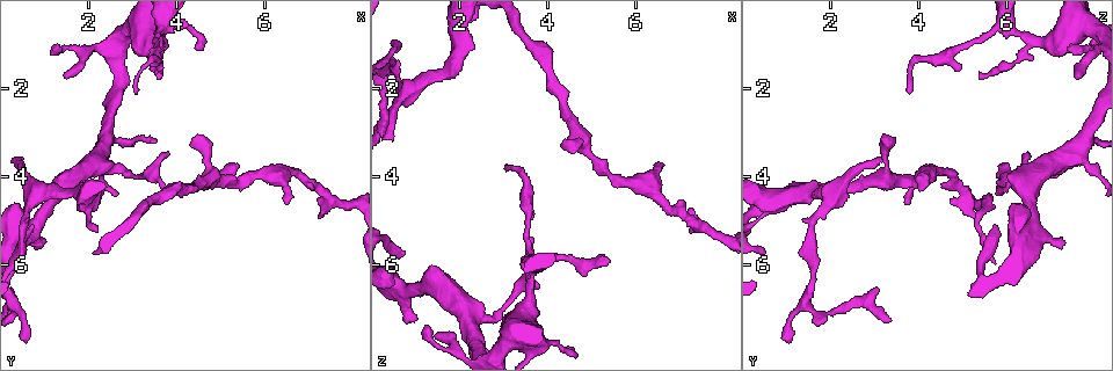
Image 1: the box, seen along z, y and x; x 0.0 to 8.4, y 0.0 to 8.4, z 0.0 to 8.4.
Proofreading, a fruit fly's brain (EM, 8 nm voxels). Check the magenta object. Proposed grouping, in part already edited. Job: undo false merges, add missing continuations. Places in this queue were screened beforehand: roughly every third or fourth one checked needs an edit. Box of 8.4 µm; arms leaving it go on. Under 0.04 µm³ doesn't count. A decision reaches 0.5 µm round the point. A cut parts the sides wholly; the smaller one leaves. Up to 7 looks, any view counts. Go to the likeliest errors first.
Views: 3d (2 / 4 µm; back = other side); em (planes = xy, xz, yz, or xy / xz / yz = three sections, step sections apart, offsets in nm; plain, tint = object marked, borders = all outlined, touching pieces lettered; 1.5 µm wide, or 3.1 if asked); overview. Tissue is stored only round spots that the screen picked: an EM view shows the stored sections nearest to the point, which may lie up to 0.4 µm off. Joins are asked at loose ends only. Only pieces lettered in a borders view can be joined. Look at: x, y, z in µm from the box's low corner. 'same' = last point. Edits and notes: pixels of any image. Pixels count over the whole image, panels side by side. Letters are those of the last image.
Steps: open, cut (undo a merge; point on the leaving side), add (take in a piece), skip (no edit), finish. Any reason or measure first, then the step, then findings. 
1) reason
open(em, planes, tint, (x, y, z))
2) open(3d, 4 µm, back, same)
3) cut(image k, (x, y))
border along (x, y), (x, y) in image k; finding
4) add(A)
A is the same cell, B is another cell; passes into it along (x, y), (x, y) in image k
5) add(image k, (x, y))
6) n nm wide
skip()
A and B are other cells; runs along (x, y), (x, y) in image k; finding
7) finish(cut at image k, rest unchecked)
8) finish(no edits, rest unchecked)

open(3d, 4 µm, (1.05, 5.50, 7.30))

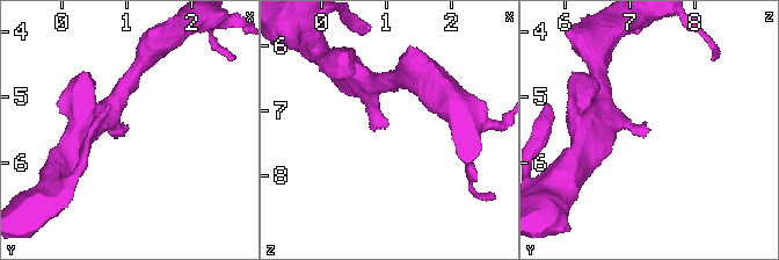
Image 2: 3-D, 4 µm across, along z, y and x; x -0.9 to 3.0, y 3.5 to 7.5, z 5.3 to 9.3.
now the EM
open(em, yz, step 4, tint, (1.05, 5.45, 7.25))

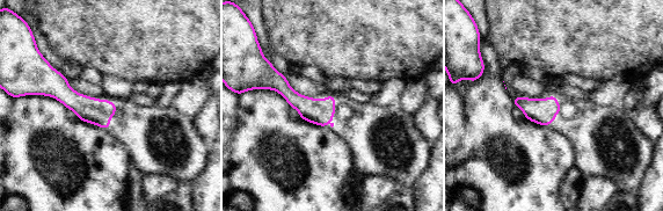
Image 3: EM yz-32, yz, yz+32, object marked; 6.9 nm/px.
another direction
open(em, planes, borders, same)

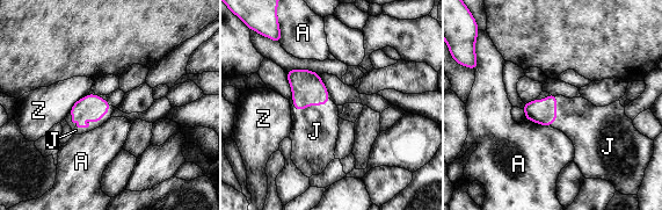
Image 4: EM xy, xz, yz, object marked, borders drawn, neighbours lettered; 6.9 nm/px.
J touches over 300 nm
add(J)
J is the same cell, A and Z are other cells; passes into it along (92, 104), (88, 123), (75, 130) in image 4; the neuron continues

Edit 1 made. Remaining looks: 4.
see it whole again
open(overview)

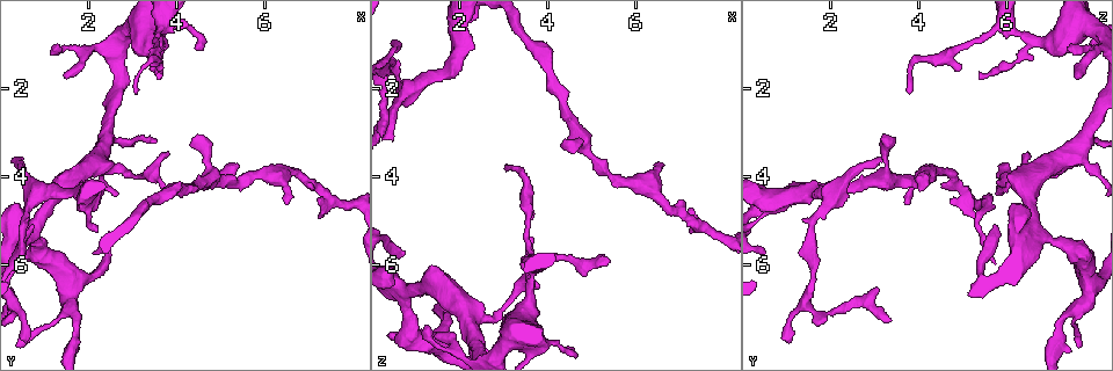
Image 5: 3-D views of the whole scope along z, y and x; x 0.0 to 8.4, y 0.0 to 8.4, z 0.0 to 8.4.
an open end
open(em, planes, borders, (4.35, 3.25, 3.15))

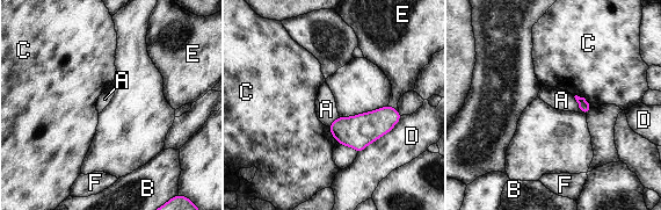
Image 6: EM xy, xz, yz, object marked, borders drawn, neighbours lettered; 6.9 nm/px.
skip()
A, B, C, D, E and F are other cells; border along (573, 96), (581, 113) in image 6; none of them fits

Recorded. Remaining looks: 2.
four or more arms meet
open(em, planes, plain, (2.40, 3.20, 7.85))

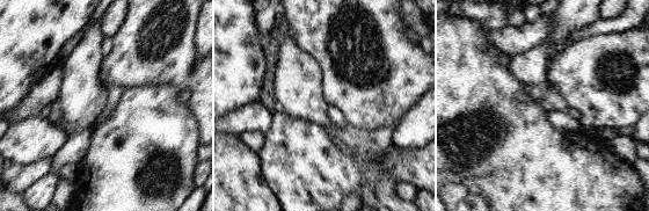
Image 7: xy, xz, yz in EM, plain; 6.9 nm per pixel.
open(em, planes, borders, same)

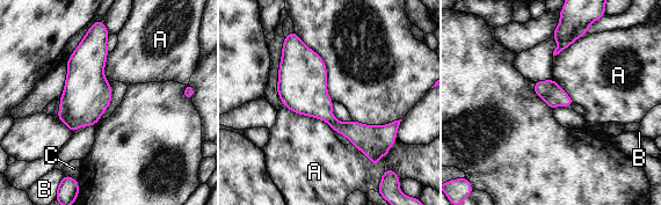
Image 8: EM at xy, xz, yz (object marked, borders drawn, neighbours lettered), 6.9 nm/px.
skip()
A, B and C are other cells; runs along (292, 35), (304, 92), (338, 126), (365, 138) in image 8; continuous, no second neuron

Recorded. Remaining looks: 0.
finish(add at image 4, rest unchecked)

